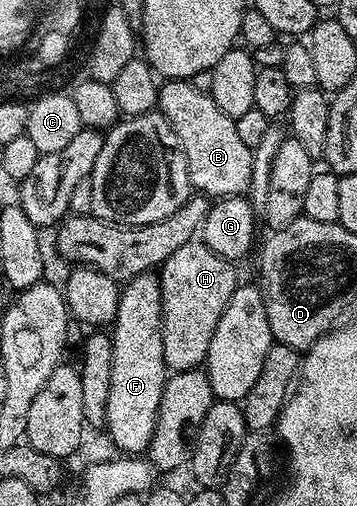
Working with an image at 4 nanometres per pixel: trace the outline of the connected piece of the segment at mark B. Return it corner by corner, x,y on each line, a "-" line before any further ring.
167,80
158,87
157,110
165,116
183,149
192,191
211,200
246,195
253,176
252,149
240,141
236,119
221,112
210,94
194,88
190,80

